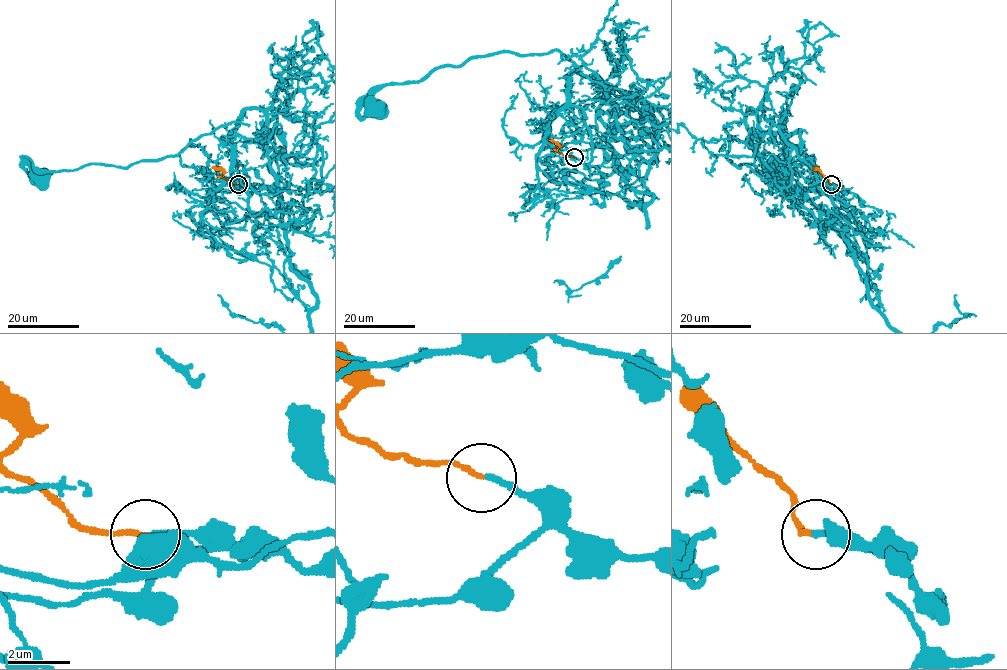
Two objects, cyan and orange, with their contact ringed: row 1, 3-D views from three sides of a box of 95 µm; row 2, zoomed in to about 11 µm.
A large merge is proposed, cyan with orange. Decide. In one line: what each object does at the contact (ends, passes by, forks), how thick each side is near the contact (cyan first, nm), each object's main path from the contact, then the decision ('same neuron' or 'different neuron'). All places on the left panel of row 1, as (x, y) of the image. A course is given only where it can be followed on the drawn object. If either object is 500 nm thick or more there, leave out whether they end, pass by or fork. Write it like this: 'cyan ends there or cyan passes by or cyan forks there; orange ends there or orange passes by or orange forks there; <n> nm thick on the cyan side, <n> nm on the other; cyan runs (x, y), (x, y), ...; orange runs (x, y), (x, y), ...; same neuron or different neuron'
cyan ends there; orange ends there; 190 nm thick on the cyan side, 150 nm on the other; cyan runs (238, 184), (208, 192), (214, 198), (230, 177), (238, 122), (174, 155), (36, 169), (42, 176); orange runs (237, 184), (230, 184), (221, 176), (223, 172), (212, 166); same neuron

